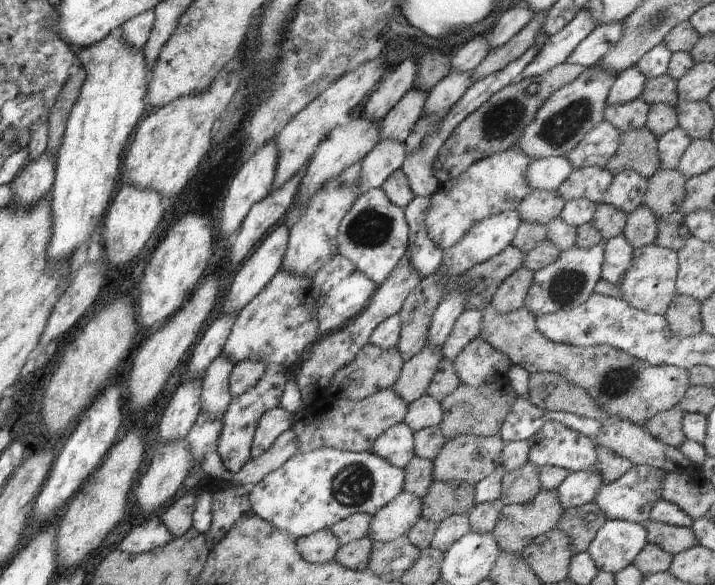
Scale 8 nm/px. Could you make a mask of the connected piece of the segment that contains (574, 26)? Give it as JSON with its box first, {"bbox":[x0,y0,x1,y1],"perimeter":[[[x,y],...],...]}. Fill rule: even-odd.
{"bbox":[517,9,596,80],"perimeter":[[[582,9],[560,32],[550,36],[545,46],[540,48],[534,60],[524,70],[517,80],[534,78],[548,70],[552,70],[560,63],[564,63],[567,56],[576,50],[576,46],[596,28],[596,20],[590,12]]]}

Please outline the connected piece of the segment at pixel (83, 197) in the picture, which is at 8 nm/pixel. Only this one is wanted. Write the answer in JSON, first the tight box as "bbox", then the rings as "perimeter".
{"bbox":[46,34,149,262],"perimeter":[[[108,34],[104,40],[79,49],[75,58],[83,65],[86,80],[68,117],[56,156],[56,176],[50,192],[52,240],[46,250],[50,262],[72,258],[94,234],[116,190],[124,144],[146,108],[143,100],[149,65],[143,50],[132,48],[124,36],[116,38]]]}

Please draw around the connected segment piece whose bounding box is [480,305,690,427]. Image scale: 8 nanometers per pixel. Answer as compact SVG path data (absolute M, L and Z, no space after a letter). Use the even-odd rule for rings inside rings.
M488 305L482 310L480 337L508 356L514 365L525 368L529 373L542 371L558 374L584 388L594 404L602 410L601 423L616 416L643 427L655 414L678 405L690 385L686 369L668 365L652 366L608 344L577 347L548 340L536 328L536 316L526 307L504 314Z

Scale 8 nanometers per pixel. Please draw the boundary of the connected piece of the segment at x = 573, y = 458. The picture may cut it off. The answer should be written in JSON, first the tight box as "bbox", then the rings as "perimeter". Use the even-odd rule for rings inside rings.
{"bbox":[528,421,599,473],"perimeter":[[[548,421],[544,423],[544,426],[528,438],[528,444],[530,444],[529,461],[532,464],[536,464],[538,467],[544,466],[558,466],[564,468],[569,473],[582,472],[582,470],[588,470],[588,472],[599,472],[599,462],[597,457],[597,449],[595,444],[584,434],[570,430],[558,421]]]}

